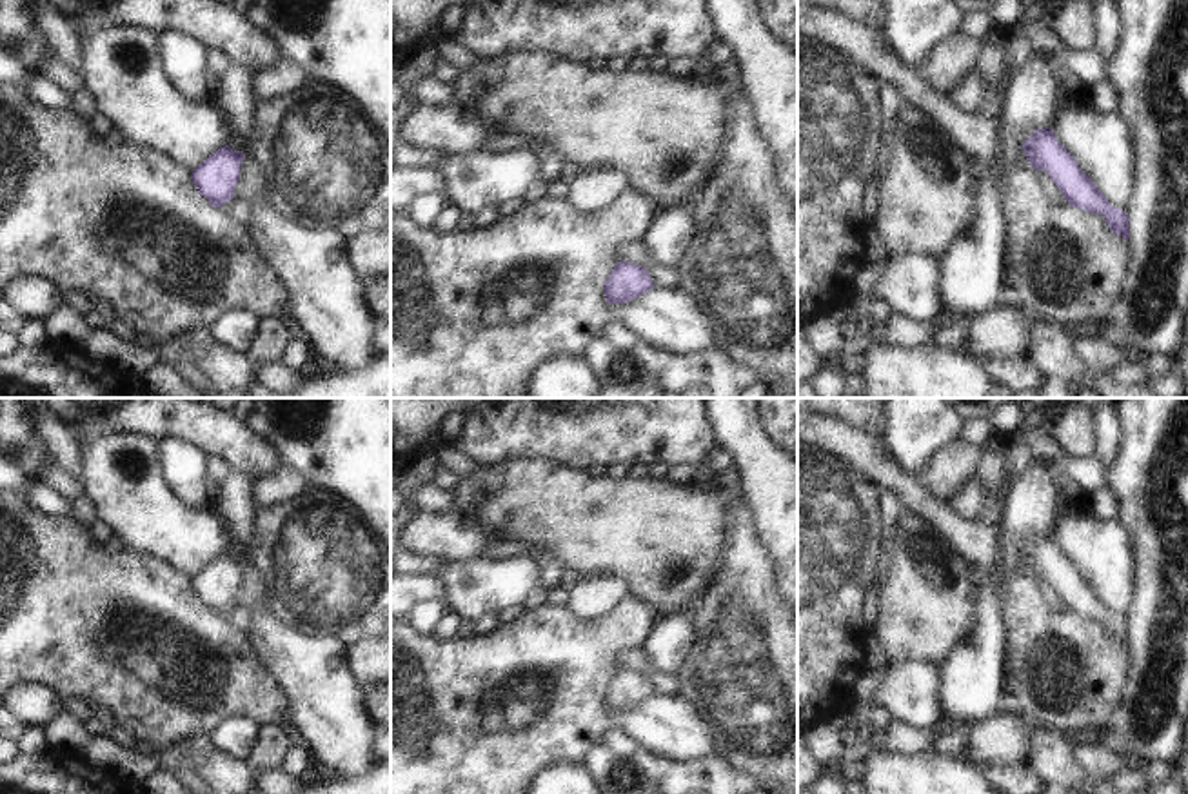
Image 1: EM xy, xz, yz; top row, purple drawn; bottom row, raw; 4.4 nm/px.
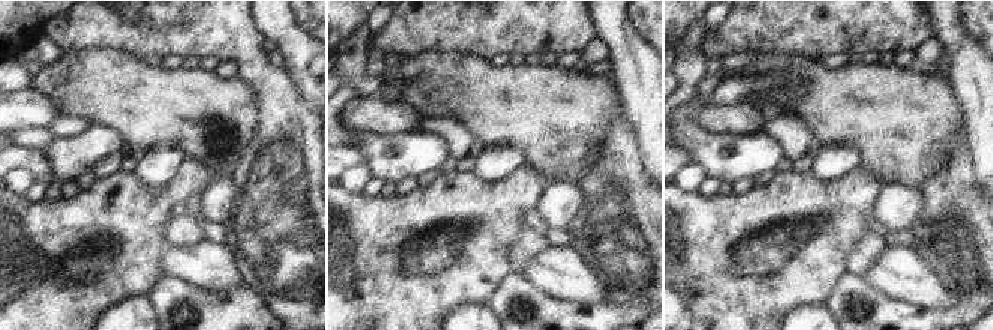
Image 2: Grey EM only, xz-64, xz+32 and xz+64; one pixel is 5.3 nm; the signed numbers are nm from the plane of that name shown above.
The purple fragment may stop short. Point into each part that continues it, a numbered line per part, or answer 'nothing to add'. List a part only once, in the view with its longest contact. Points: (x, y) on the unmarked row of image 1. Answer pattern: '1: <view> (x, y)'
nothing to add

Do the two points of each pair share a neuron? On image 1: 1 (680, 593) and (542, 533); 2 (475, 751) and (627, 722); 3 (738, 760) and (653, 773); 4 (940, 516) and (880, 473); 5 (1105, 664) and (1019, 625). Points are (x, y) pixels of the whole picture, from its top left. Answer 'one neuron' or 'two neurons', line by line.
1: one neuron
2: two neurons
3: one neuron
4: one neuron
5: one neuron

